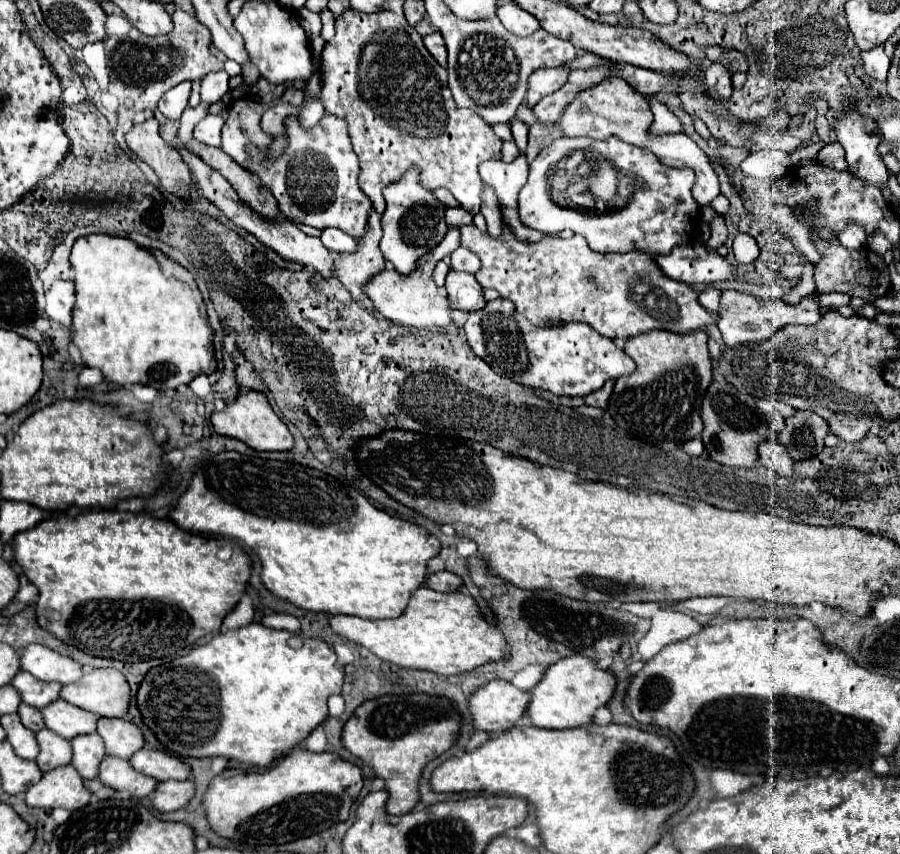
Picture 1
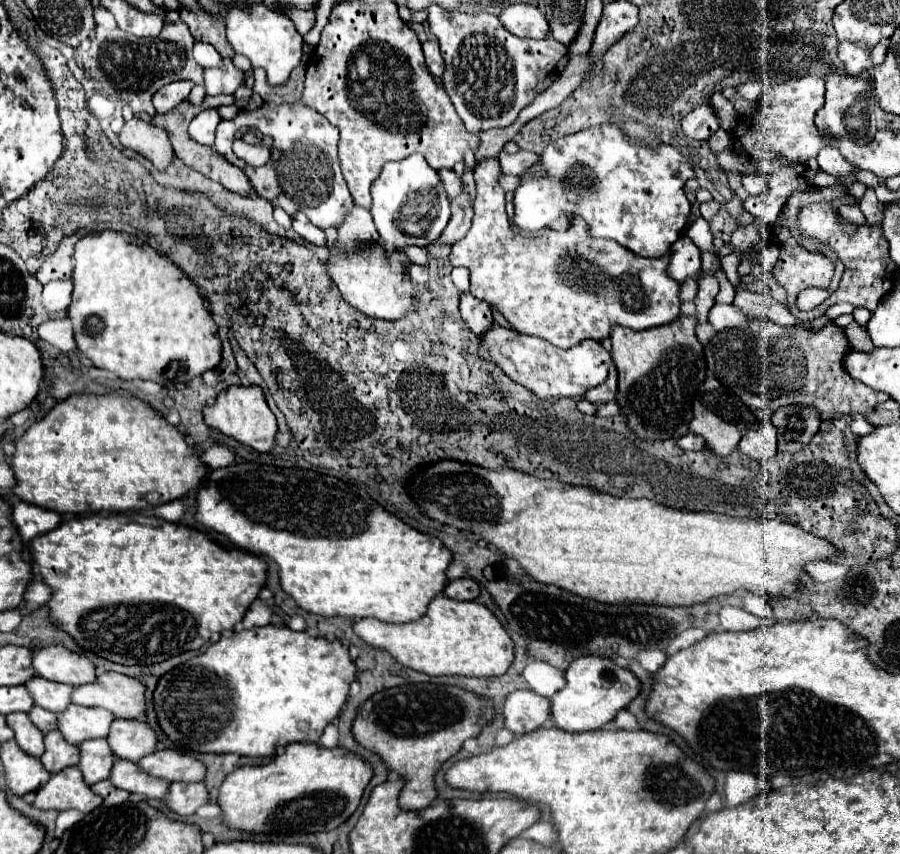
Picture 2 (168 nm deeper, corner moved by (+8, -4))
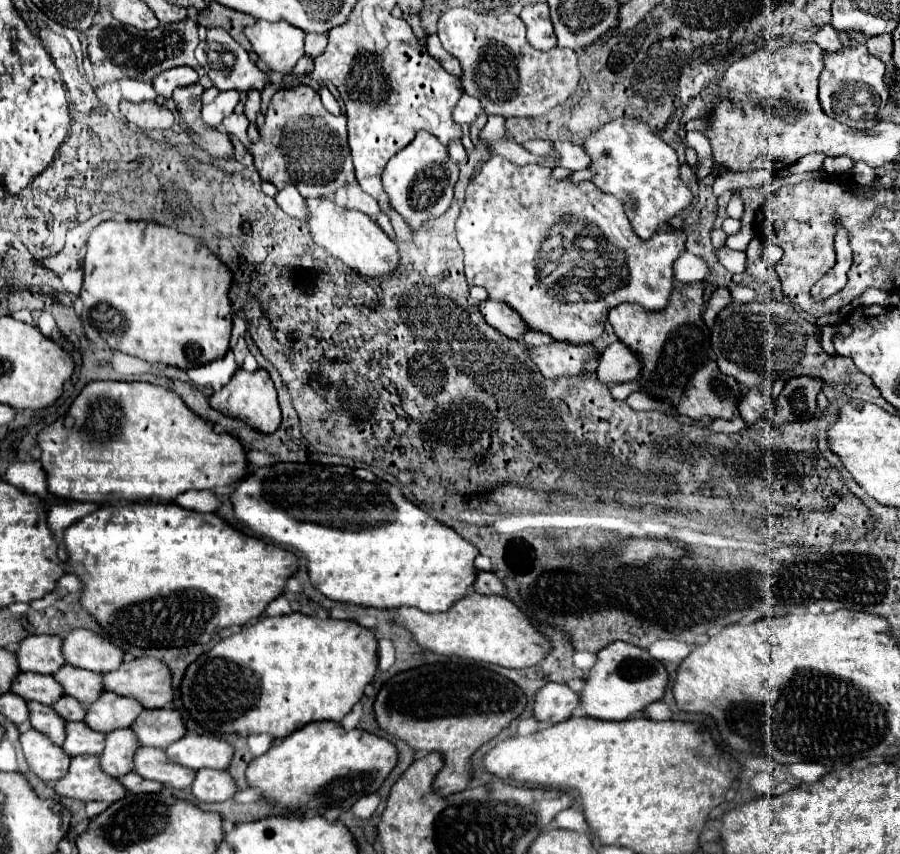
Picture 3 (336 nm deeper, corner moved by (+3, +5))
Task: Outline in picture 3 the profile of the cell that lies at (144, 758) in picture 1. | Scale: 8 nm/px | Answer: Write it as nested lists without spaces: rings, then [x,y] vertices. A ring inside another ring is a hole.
[[[186,735],[180,741],[166,747],[166,755],[172,761],[186,765],[194,771],[202,767],[228,769],[234,757],[234,747],[224,739],[208,735]]]

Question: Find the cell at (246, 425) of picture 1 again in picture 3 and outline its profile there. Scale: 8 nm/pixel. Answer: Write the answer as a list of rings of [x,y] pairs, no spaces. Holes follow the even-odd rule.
[[[238,369],[232,379],[210,397],[210,407],[222,411],[228,417],[234,419],[242,419],[244,423],[256,427],[262,433],[274,433],[280,425],[280,407],[278,407],[278,399],[276,399],[276,389],[274,383],[268,375],[268,371],[258,369],[258,371],[244,371]]]

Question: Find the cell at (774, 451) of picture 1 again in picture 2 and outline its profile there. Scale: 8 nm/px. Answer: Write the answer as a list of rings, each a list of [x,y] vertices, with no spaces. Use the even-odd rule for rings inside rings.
[[[755,422],[739,442],[739,450],[753,460],[767,460],[777,454],[777,430],[771,422]]]

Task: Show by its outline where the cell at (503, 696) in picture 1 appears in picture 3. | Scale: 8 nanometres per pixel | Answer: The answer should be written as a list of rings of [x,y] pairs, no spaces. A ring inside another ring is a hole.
[[[548,683],[536,693],[534,715],[536,719],[550,727],[560,721],[566,721],[578,707],[578,693],[572,691],[566,683]]]

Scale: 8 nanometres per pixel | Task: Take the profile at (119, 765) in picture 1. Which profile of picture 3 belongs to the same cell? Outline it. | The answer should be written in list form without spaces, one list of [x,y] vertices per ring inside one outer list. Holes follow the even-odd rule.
[[[140,747],[136,751],[134,765],[136,765],[134,771],[144,779],[160,781],[162,785],[172,789],[190,787],[190,781],[194,781],[196,773],[182,765],[174,765],[174,761],[166,761],[164,749],[154,749],[154,747]]]

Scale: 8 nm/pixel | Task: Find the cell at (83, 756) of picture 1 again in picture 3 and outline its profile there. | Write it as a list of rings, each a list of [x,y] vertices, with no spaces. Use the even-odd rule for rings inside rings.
[[[116,729],[106,733],[106,747],[100,755],[102,769],[110,777],[122,777],[134,769],[134,753],[138,749],[138,737],[130,729]]]

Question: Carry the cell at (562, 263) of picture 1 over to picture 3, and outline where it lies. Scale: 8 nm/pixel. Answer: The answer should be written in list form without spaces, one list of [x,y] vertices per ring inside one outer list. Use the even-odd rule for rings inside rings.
[[[492,157],[488,163],[482,165],[482,169],[478,171],[478,175],[472,179],[472,183],[468,183],[466,187],[466,201],[462,205],[460,217],[456,221],[456,233],[458,233],[458,243],[464,249],[464,263],[466,263],[466,279],[468,285],[480,285],[488,291],[490,299],[496,301],[504,301],[510,307],[514,307],[522,319],[534,327],[536,331],[542,333],[550,333],[556,341],[572,341],[572,343],[592,343],[596,341],[602,331],[604,331],[604,321],[608,317],[608,311],[620,303],[632,301],[632,303],[640,303],[644,309],[648,311],[658,311],[664,309],[668,305],[668,297],[672,291],[672,277],[674,277],[674,261],[680,257],[680,253],[684,251],[684,243],[686,243],[686,235],[682,231],[672,231],[672,233],[656,233],[654,237],[650,237],[648,241],[642,241],[634,229],[630,227],[630,221],[624,213],[624,205],[622,201],[618,201],[616,197],[610,197],[606,193],[602,193],[592,181],[580,181],[580,183],[572,183],[570,179],[562,179],[556,181],[550,173],[548,167],[540,167],[540,165],[514,165],[504,157]]]

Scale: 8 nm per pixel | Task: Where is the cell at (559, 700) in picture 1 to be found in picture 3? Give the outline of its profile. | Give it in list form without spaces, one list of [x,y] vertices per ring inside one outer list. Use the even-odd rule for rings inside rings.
[[[616,641],[598,653],[598,663],[592,667],[586,679],[586,687],[580,693],[580,709],[582,713],[596,719],[630,719],[634,715],[640,715],[650,703],[656,703],[664,697],[668,679],[670,675],[664,663],[650,657],[646,649]]]

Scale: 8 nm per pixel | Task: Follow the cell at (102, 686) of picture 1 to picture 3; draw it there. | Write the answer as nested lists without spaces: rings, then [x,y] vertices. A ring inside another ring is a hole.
[[[152,657],[122,663],[116,671],[104,675],[104,685],[106,691],[138,699],[146,709],[170,707],[172,703],[172,673]]]

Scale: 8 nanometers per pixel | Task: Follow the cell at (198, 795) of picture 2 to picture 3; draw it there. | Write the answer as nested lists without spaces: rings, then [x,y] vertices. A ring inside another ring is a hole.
[[[200,769],[192,783],[192,793],[196,799],[214,803],[214,801],[228,801],[236,795],[238,787],[230,773],[218,769]]]

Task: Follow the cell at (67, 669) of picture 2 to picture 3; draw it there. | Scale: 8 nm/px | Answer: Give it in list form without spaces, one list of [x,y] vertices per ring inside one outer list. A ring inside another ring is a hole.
[[[74,629],[64,639],[62,653],[66,657],[66,663],[98,673],[118,669],[124,659],[122,649],[88,629]]]

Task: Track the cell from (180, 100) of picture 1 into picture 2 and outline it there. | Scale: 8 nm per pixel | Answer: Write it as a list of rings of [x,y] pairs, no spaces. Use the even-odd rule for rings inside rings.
[[[185,80],[185,82],[171,82],[169,86],[163,86],[161,90],[157,90],[157,94],[153,96],[153,106],[157,114],[167,114],[175,106],[179,106],[189,96],[191,88],[193,88],[193,82]]]

